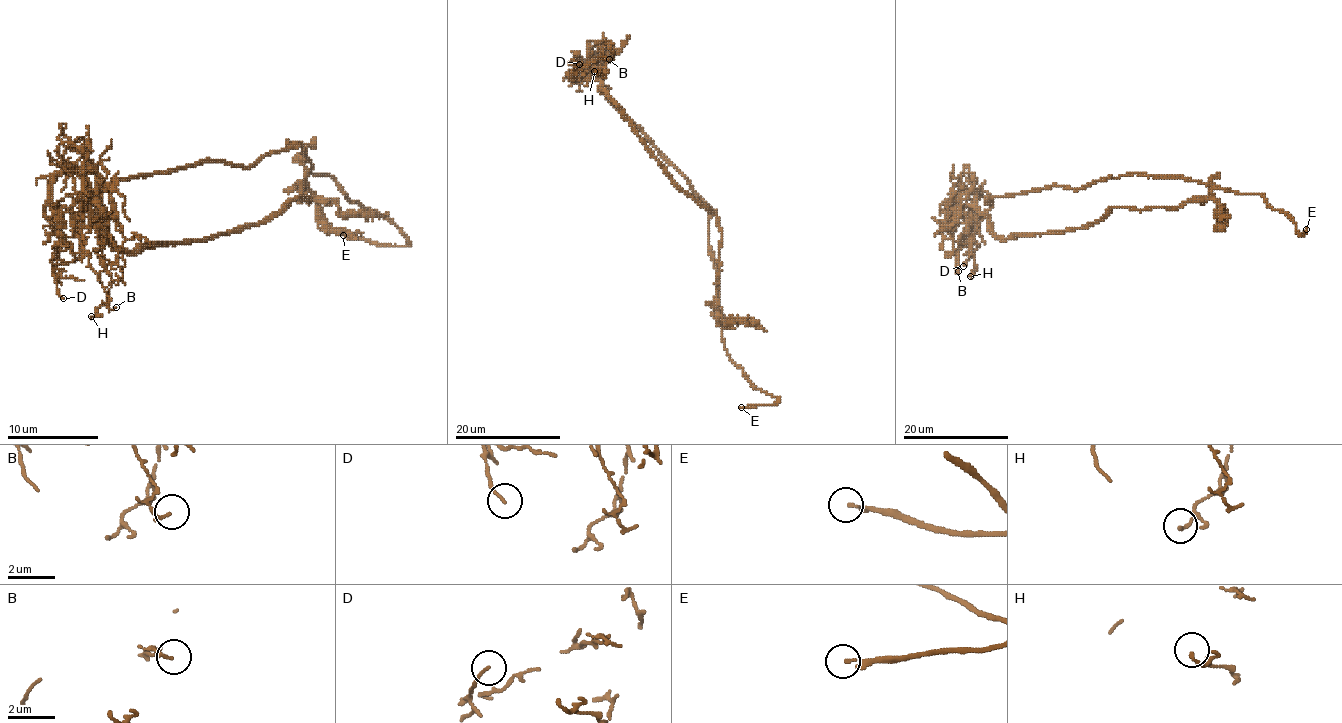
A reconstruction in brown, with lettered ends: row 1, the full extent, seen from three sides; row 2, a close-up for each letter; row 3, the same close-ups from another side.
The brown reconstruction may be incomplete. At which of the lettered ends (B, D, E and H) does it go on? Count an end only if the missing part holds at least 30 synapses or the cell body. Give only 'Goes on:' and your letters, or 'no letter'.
Goes on: E

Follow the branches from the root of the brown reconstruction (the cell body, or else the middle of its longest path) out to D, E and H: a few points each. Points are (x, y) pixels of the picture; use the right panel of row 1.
D: (1099, 180), (1076, 189), (988, 197), (984, 212), (977, 192), (963, 266)
E: (1099, 180), (1134, 173), (1183, 176), (1240, 193), (1261, 193), (1270, 206), (1291, 218), (1299, 234), (1306, 229)
H: (1099, 180), (1076, 189), (1046, 187), (988, 197), (991, 208), (984, 212), (966, 206), (975, 259), (970, 276)

